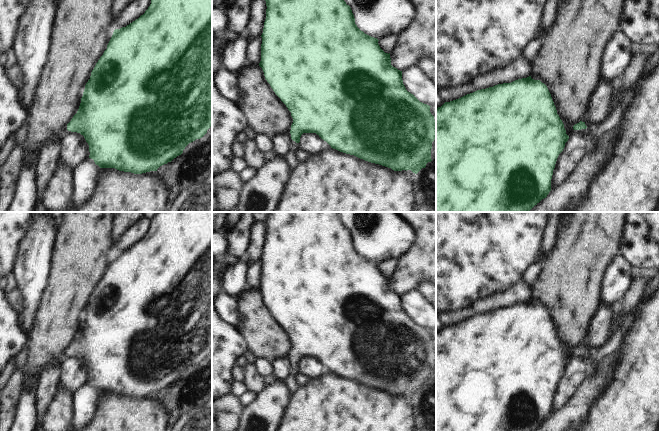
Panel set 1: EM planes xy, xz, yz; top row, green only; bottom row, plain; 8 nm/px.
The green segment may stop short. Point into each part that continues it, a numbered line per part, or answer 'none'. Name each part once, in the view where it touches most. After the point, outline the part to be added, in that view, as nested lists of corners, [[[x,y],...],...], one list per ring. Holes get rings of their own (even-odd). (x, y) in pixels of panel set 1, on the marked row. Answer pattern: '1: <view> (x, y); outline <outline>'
1: yz (614, 118); outline [[[638,82],[628,88],[625,88],[618,105],[613,110],[611,110],[608,116],[600,124],[589,126],[587,129],[581,130],[574,130],[572,128],[572,133],[587,132],[594,137],[599,137],[605,134],[607,131],[615,128],[621,123],[627,107],[633,101],[639,90],[640,88],[638,86]]]

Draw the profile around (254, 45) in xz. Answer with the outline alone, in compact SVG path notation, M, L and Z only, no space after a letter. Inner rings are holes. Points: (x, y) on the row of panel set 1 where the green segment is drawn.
M258 36L247 43L247 58L252 65L259 65L261 61L262 37Z

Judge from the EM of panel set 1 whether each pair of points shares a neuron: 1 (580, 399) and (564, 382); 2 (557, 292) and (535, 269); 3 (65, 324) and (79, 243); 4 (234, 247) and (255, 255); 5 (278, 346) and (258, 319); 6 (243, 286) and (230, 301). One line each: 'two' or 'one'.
1: two
2: two
3: one
4: two
5: one
6: two

